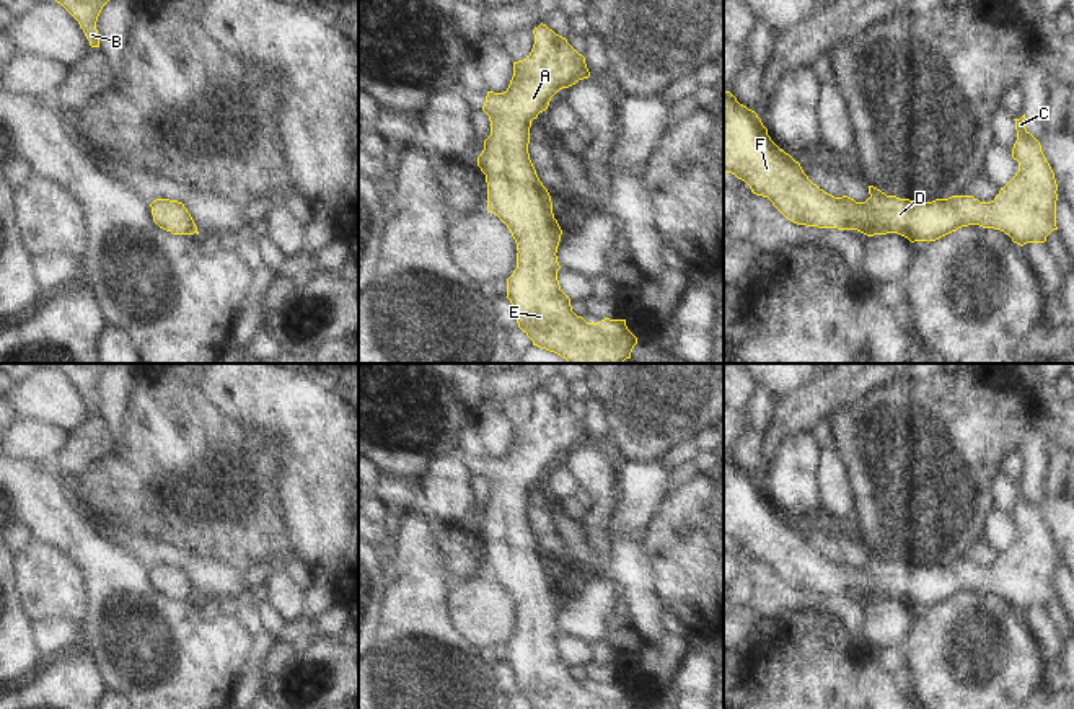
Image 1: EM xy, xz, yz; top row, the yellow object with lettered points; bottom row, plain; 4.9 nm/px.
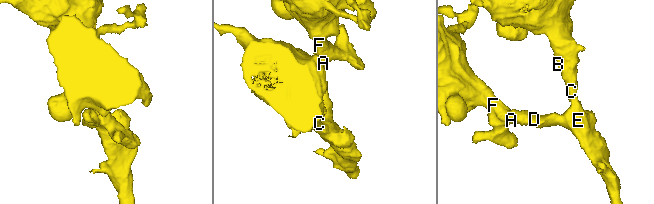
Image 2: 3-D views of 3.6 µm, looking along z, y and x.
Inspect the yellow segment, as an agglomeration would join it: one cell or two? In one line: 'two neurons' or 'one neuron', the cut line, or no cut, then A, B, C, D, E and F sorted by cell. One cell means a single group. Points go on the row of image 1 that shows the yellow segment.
one neuron | no cut | A B C D E F

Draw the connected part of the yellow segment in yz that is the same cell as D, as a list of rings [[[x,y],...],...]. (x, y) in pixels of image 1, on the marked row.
[[[724,91],[724,173],[745,181],[753,194],[768,197],[787,220],[797,225],[857,230],[867,236],[898,233],[911,243],[935,241],[962,227],[979,225],[1004,231],[1020,246],[1045,243],[1046,236],[1058,230],[1058,184],[1040,142],[1025,129],[1023,119],[1025,114],[1014,119],[1017,140],[1012,158],[1019,161],[1019,171],[991,202],[979,202],[973,196],[913,202],[887,196],[874,186],[869,186],[870,197],[865,202],[856,202],[847,196],[834,197],[813,184],[800,163],[771,140],[758,114],[740,104],[730,91]]]

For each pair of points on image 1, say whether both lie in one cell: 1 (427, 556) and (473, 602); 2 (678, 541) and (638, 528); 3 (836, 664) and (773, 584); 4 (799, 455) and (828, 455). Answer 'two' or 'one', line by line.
1: two
2: two
3: two
4: two

